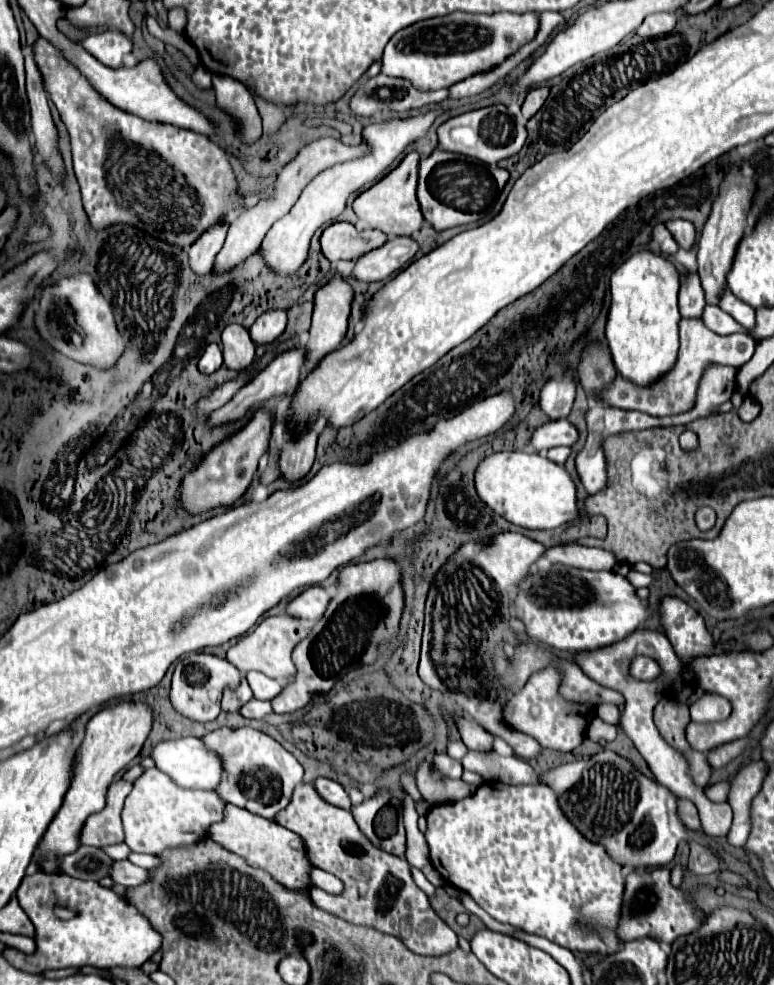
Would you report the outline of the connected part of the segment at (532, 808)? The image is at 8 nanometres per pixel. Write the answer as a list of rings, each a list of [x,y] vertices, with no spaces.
[[[485,782],[473,796],[433,806],[427,812],[425,838],[431,850],[431,864],[443,880],[471,894],[495,920],[543,936],[571,952],[609,956],[621,950],[623,940],[619,940],[617,928],[625,888],[623,866],[611,860],[601,844],[587,840],[563,816],[553,788],[545,784],[509,786],[503,782]]]

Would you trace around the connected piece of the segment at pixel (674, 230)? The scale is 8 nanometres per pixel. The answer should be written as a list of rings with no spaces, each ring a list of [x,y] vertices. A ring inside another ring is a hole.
[[[667,220],[667,230],[673,234],[673,238],[677,240],[677,244],[683,250],[689,250],[695,242],[695,228],[691,222],[687,220]]]

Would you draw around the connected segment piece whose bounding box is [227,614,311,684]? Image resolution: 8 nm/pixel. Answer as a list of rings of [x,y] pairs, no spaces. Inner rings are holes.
[[[289,614],[269,616],[261,624],[257,624],[251,632],[241,636],[227,650],[227,660],[233,666],[237,666],[243,674],[257,670],[269,678],[275,678],[283,684],[289,684],[291,680],[295,680],[295,664],[291,660],[291,652],[295,650],[295,644],[299,644],[299,640],[303,640],[303,636],[307,636],[307,632],[311,632],[311,628],[295,616],[289,616]]]

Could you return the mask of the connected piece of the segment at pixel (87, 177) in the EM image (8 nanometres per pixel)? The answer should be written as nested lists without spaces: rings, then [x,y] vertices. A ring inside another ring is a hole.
[[[39,38],[33,50],[35,50],[35,62],[45,80],[45,90],[49,92],[53,104],[61,114],[63,124],[71,134],[75,176],[81,186],[85,212],[95,230],[107,228],[117,222],[125,222],[135,224],[161,240],[185,248],[193,244],[225,212],[243,208],[243,200],[239,200],[235,192],[237,182],[233,170],[221,146],[217,146],[203,134],[183,130],[173,124],[143,120],[135,114],[119,110],[109,100],[99,96],[99,92],[91,86],[87,76],[83,76],[83,72],[79,72],[79,68],[75,68],[63,56],[63,52],[53,44],[49,44],[45,38]],[[79,74],[85,78],[85,88],[79,88]]]

